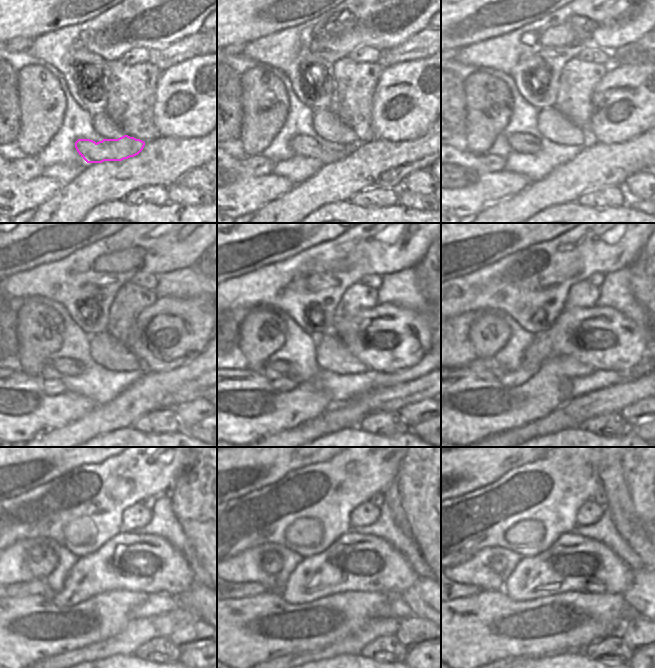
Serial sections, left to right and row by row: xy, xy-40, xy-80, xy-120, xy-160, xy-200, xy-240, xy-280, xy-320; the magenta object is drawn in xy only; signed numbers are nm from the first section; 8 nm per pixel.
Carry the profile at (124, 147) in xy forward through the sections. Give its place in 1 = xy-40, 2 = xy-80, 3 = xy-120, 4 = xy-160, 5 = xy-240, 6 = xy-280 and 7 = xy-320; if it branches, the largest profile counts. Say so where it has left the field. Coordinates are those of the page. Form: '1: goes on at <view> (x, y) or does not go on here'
1: goes on at xy-40 (303, 145)
2: goes on at xy-80 (520, 142)
3: goes on at xy-120 (70, 367)
4: goes on at xy-160 (281, 366)
5: goes on at xy-240 (37, 586)
6: goes on at xy-280 (237, 590)
7: goes on at xy-320 (461, 590)

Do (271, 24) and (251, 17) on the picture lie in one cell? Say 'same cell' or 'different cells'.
same cell

